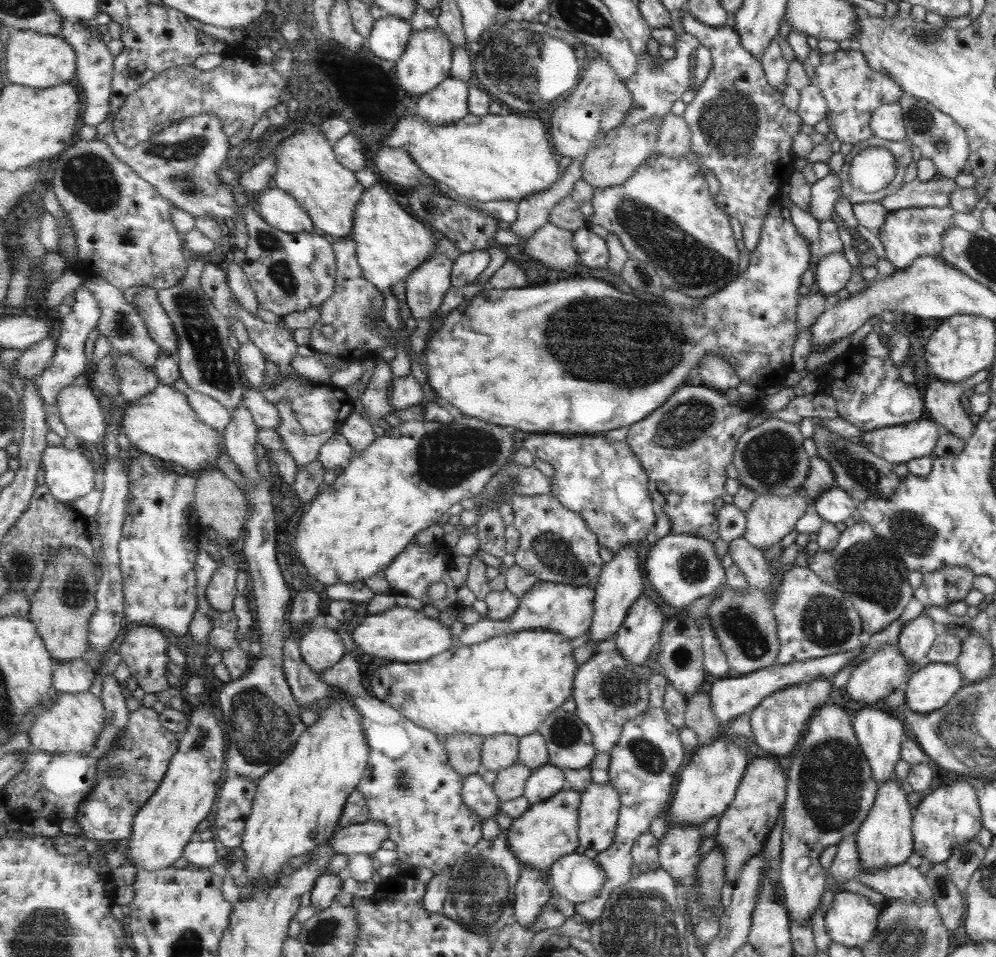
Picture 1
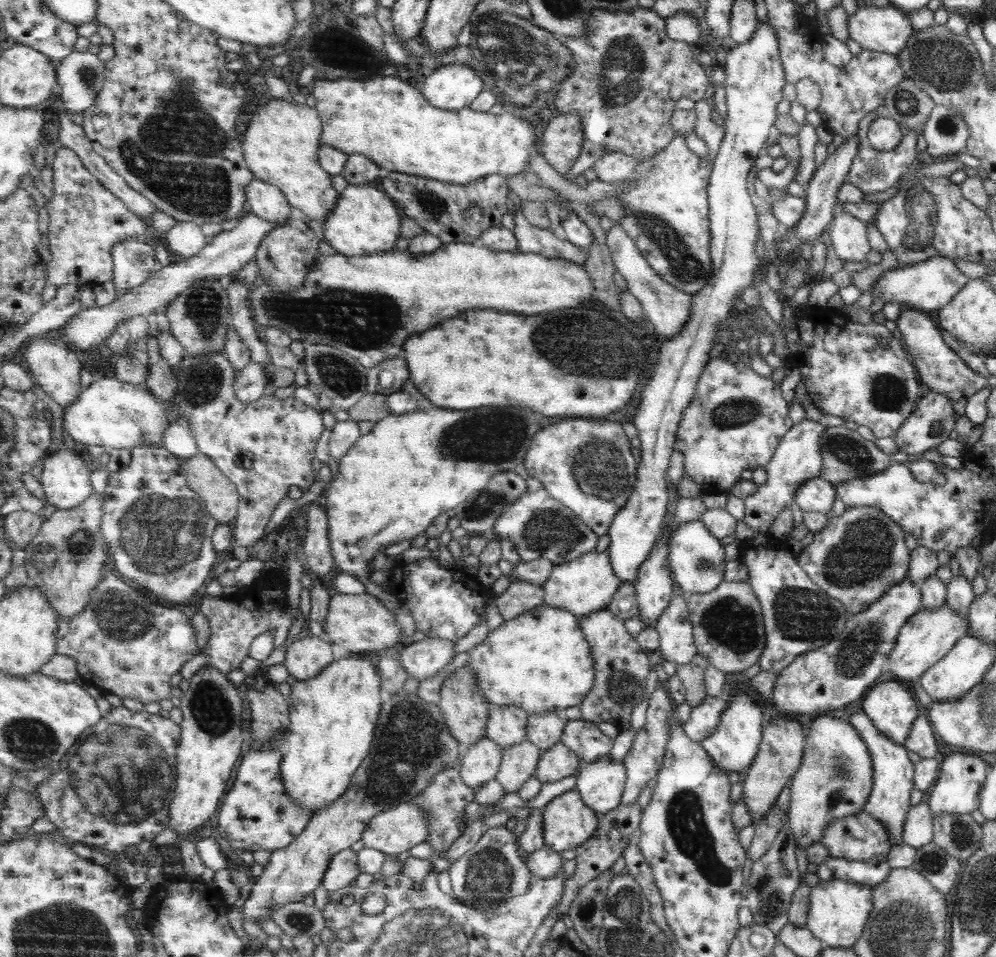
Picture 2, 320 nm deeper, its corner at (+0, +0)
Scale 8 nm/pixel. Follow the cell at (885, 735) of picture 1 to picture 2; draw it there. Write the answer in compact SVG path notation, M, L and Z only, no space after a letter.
M895 680L872 685L865 692L865 698L863 698L860 707L861 711L868 716L870 723L876 728L876 731L880 732L880 735L886 736L900 745L906 739L912 722L917 716L916 699L912 698L908 686Z

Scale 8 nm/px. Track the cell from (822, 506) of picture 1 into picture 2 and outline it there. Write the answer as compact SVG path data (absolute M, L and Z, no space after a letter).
M811 478L797 488L793 497L795 503L803 512L818 512L827 515L835 498L834 485L821 478Z

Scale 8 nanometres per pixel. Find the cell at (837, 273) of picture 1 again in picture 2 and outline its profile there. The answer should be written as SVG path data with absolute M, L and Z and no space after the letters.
M839 212L829 226L828 235L832 249L845 262L859 262L865 260L865 254L870 246L865 235L865 223L854 218L847 212Z

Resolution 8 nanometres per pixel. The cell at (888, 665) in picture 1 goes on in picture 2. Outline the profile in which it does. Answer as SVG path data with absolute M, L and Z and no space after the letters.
M947 603L933 610L920 608L907 618L897 633L893 648L887 657L887 664L895 681L910 685L932 664L935 664L955 644L958 638L968 634L968 622L956 615Z

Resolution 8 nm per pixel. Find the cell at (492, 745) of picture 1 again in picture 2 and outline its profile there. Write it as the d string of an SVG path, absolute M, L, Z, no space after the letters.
M490 705L490 719L486 726L486 736L507 748L521 744L527 736L528 712L515 705L496 707Z

